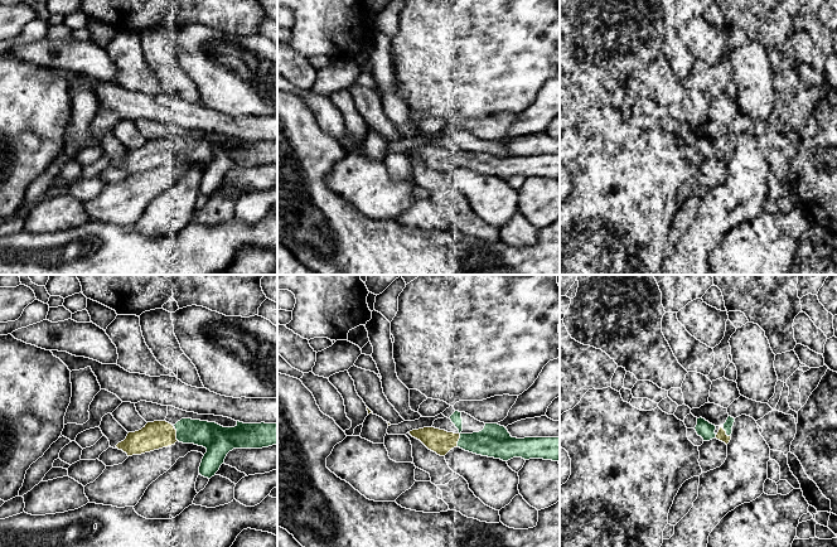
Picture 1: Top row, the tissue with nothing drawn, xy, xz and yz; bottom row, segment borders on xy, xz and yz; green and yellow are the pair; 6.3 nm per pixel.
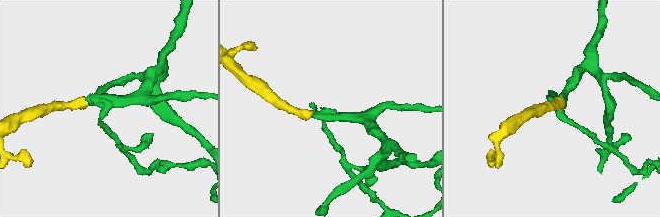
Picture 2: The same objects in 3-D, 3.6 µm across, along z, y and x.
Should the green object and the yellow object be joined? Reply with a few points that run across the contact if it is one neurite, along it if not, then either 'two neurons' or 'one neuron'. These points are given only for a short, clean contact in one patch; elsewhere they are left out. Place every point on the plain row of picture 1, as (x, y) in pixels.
one neuron

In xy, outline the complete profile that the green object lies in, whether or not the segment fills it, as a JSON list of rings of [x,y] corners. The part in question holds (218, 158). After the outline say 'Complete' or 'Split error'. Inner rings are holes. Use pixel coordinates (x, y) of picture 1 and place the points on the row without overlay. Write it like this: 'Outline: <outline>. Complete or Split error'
Outline: [[[182,136],[174,144],[166,139],[147,140],[141,147],[129,150],[126,156],[116,163],[127,174],[141,173],[163,165],[175,163],[175,160],[194,161],[207,166],[199,192],[211,197],[219,188],[229,169],[233,166],[262,166],[277,161],[277,141],[243,141],[237,139],[234,145],[223,145],[216,140]]]. Split error

